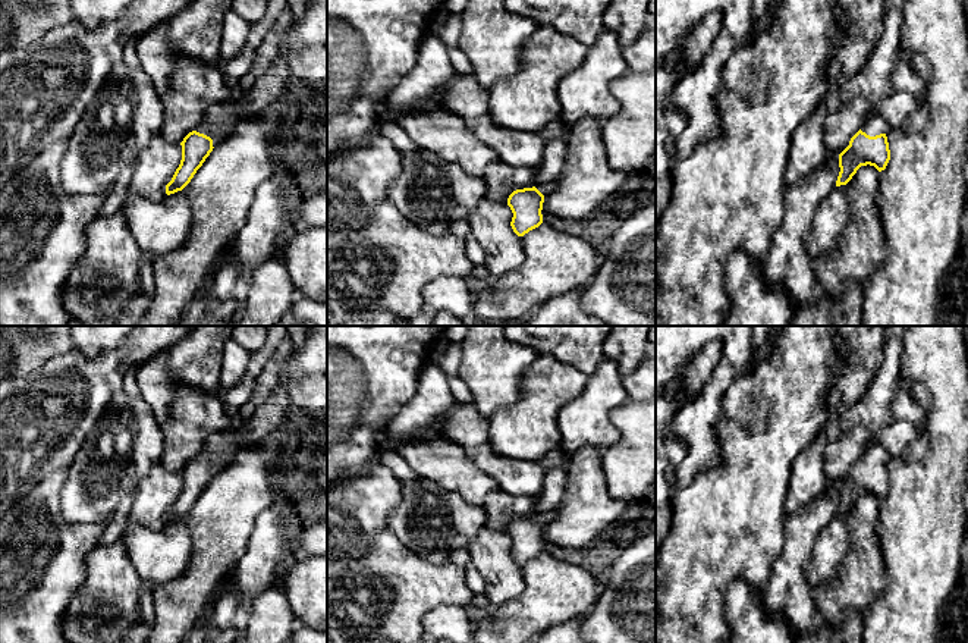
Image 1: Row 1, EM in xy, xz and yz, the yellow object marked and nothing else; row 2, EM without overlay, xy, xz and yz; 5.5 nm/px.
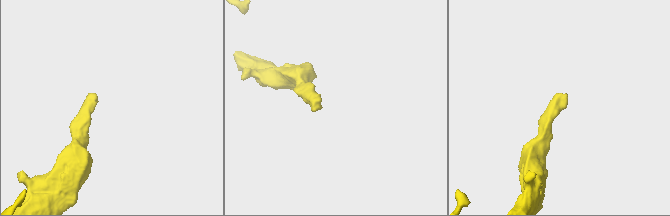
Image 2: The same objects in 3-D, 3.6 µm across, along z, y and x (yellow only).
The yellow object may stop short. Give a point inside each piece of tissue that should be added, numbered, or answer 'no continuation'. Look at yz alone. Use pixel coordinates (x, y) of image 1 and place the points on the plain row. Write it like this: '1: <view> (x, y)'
1: yz (876, 452)

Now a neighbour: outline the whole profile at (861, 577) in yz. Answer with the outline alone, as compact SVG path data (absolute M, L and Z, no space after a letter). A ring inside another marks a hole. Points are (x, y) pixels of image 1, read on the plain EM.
M861 495L846 514L836 515L851 533L851 552L827 584L814 587L820 618L835 628L845 621L846 609L865 618L873 600L887 590L877 536L879 502L874 495Z

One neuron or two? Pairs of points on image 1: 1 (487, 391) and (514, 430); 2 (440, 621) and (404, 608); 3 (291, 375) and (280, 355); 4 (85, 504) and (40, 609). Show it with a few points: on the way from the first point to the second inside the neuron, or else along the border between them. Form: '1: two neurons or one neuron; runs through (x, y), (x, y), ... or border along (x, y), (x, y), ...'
1: two neurons; border along (519, 380), (519, 400), (489, 419)
2: two neurons; border along (459, 607), (434, 607), (423, 618), (421, 627)
3: two neurons; border along (294, 350), (280, 372), (277, 383)
4: two neurons; border along (59, 493), (68, 520), (93, 523), (112, 516)

